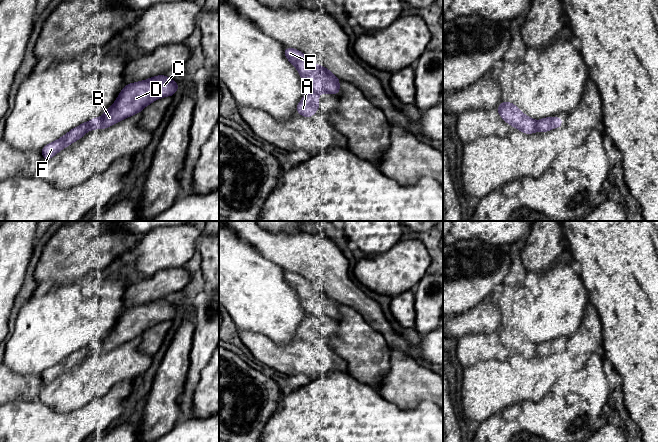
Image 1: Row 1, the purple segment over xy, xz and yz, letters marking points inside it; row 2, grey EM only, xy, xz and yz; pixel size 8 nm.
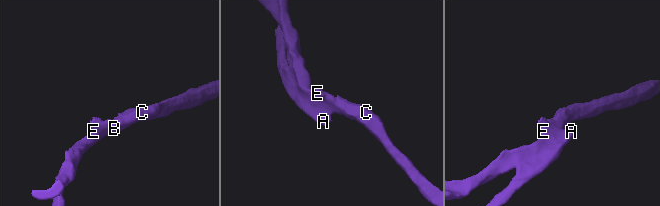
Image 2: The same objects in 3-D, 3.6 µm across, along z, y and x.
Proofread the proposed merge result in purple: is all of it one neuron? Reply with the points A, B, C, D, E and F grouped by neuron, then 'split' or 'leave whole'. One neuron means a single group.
A F / B C D E | split

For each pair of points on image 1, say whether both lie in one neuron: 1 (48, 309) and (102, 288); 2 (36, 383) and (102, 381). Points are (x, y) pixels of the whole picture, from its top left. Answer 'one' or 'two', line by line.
1: one
2: two

